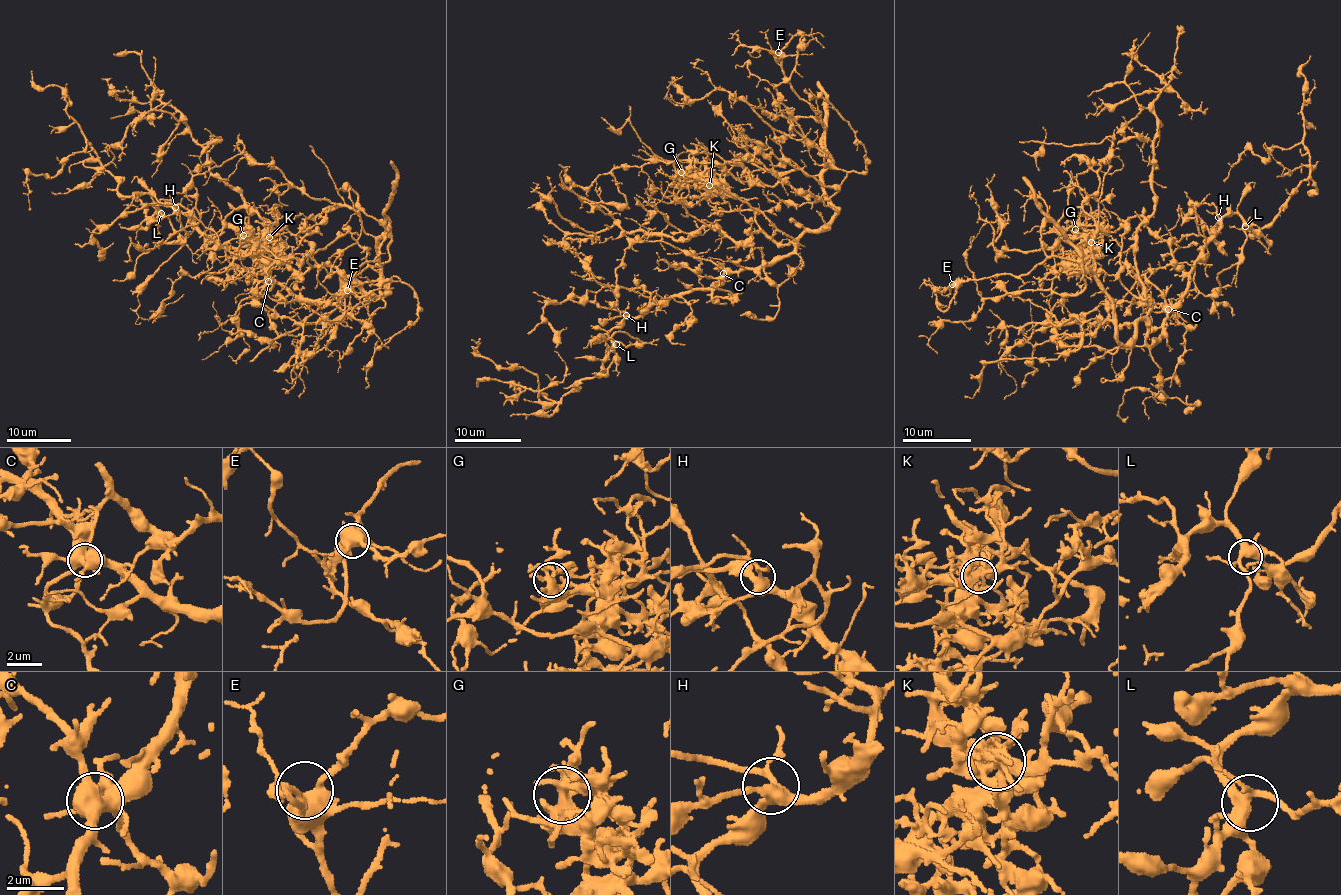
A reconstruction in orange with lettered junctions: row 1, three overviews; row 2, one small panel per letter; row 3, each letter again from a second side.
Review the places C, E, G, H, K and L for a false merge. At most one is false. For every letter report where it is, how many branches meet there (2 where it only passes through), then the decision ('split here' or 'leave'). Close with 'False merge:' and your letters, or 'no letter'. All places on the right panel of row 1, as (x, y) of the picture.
C: place (1168, 309); branches 7; leave
E: place (952, 284); branches 5; leave
G: place (1075, 229); branches 7; leave
H: place (1218, 217); branches 5; leave
K: place (1091, 242); branches 9; leave
L: place (1245, 226); branches 5; leave
False merge: no letter

